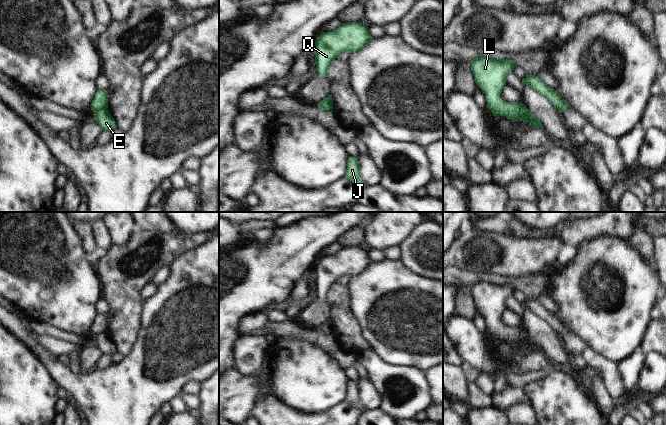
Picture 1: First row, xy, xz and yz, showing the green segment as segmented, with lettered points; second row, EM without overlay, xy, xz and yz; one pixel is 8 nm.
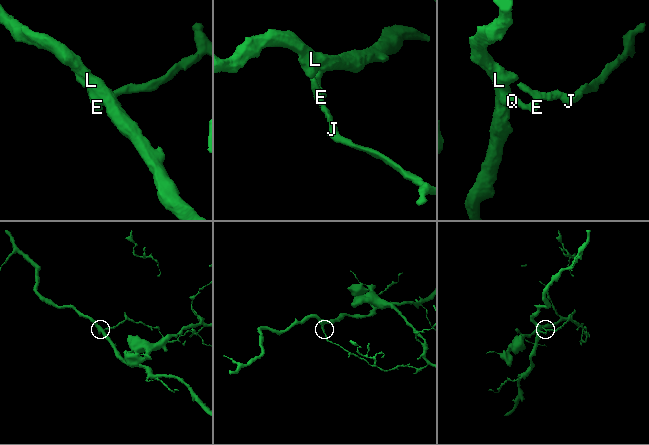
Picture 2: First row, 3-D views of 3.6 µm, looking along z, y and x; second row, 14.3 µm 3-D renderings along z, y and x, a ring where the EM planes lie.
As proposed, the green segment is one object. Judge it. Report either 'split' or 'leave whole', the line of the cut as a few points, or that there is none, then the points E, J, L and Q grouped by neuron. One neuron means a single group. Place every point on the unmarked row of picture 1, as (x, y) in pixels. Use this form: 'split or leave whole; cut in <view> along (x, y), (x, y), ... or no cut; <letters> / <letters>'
split; cut in xy along (106, 332), (101, 332), (95, 336); E L Q / J

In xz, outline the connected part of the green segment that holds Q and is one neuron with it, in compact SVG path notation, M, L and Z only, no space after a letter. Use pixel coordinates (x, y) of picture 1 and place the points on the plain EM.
M351 246L329 256L321 256L315 265L317 299L328 299L333 284L344 276L357 276L372 264L368 251Z

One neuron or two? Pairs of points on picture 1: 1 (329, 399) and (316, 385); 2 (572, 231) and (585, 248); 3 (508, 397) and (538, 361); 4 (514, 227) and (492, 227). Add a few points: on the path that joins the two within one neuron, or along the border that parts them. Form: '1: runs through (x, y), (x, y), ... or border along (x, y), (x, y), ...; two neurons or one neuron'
1: runs through (326, 396), (318, 388); one neuron
2: border along (602, 232), (593, 237), (582, 238), (574, 246); two neurons
3: border along (511, 387), (503, 393), (495, 393), (493, 395); two neurons
4: runs through (509, 227), (497, 227); one neuron

